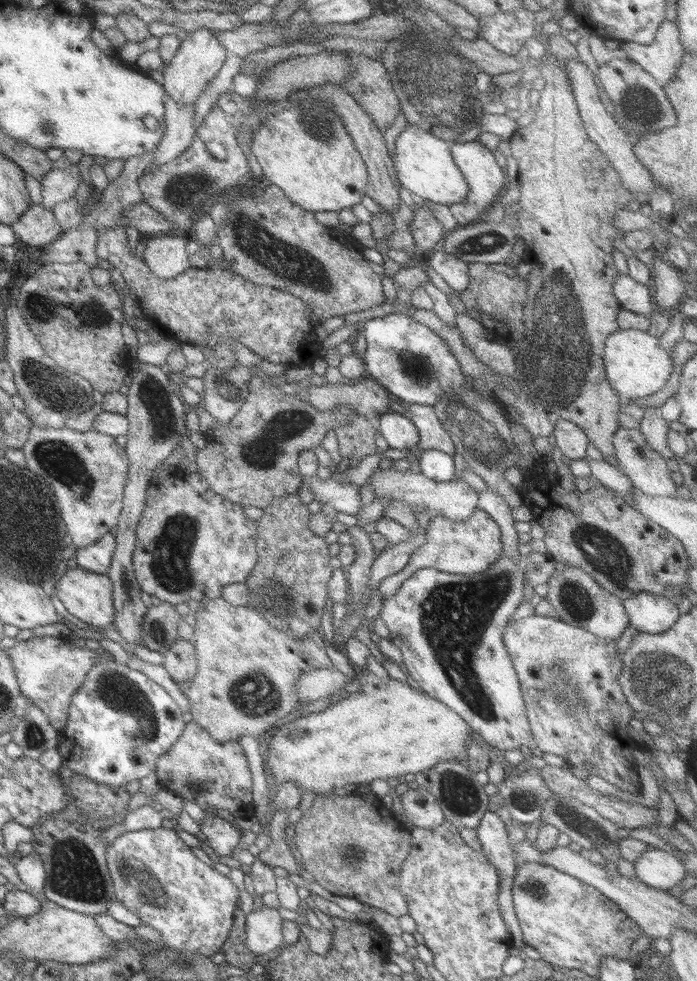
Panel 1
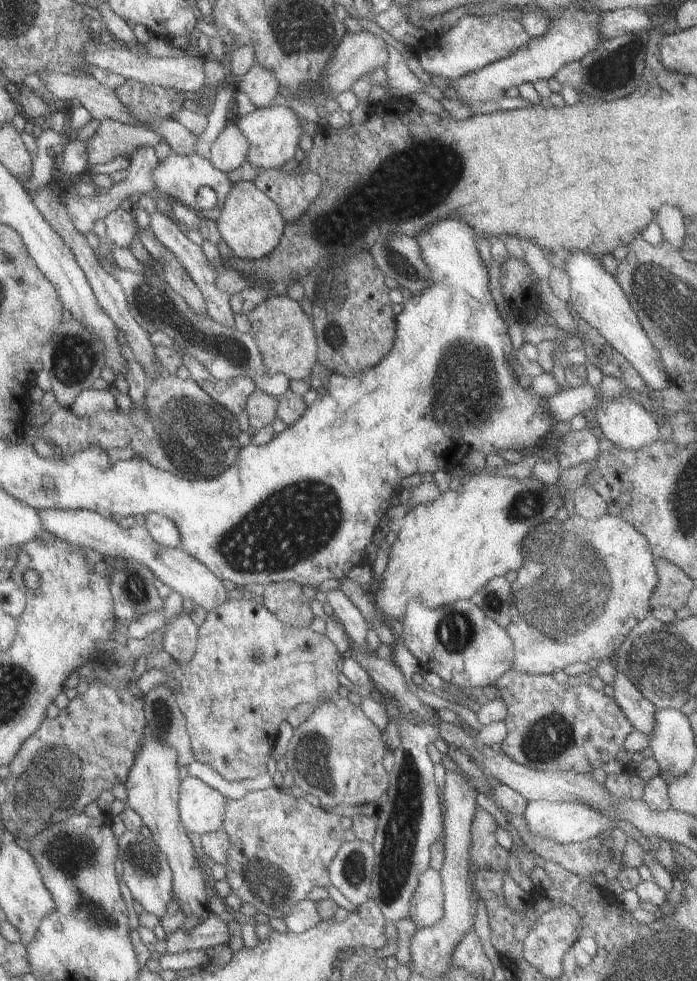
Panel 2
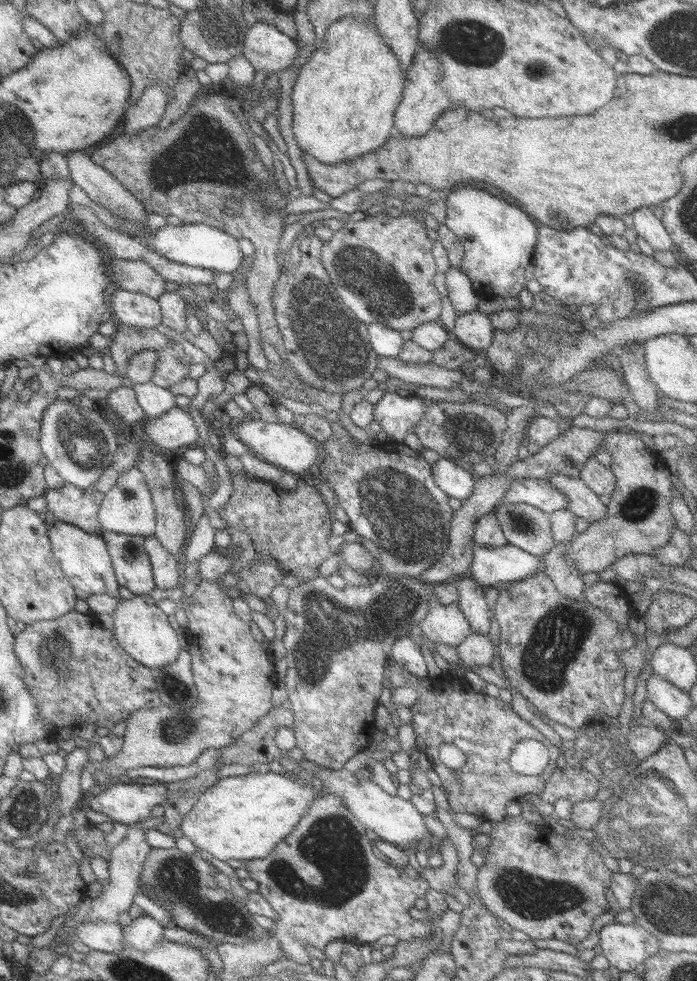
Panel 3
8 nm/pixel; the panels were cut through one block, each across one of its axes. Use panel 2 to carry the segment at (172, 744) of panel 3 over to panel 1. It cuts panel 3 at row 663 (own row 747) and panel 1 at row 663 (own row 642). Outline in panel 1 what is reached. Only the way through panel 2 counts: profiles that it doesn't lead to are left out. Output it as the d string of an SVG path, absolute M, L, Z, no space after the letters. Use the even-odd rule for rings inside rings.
M220 596L203 599L194 611L194 616L192 645L196 652L196 672L191 676L191 680L176 686L187 699L187 711L191 715L191 721L204 729L217 743L237 742L240 736L257 738L273 730L277 720L288 721L293 712L305 705L293 690L297 677L313 669L334 667L324 649L315 645L310 636L296 639L285 631L272 627L265 620L265 616L247 605L233 606Z

